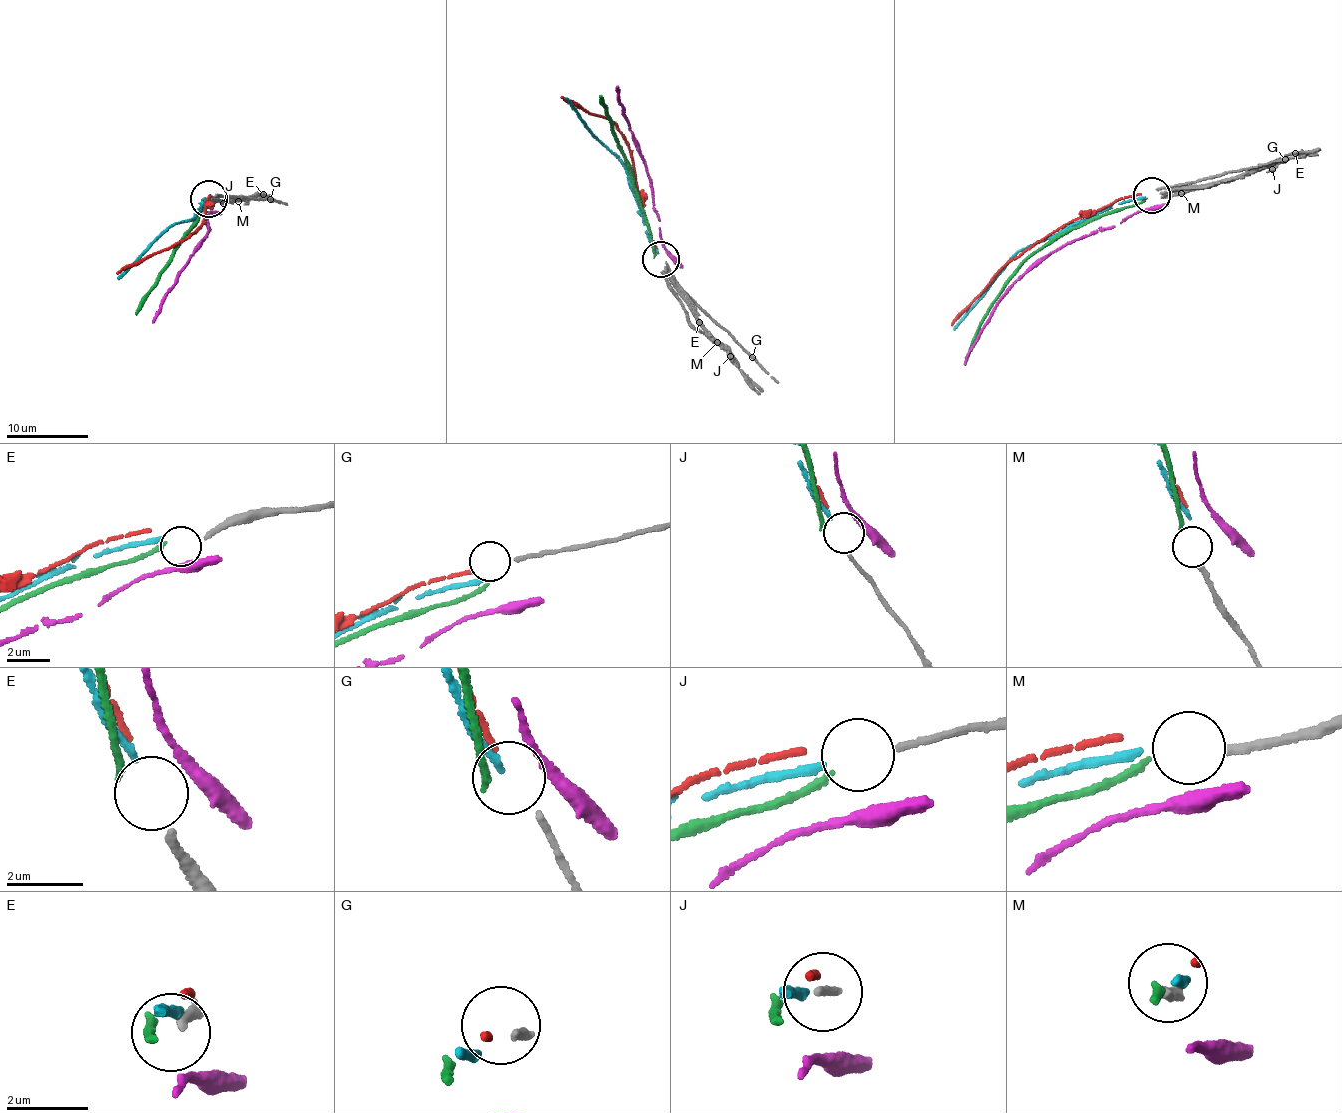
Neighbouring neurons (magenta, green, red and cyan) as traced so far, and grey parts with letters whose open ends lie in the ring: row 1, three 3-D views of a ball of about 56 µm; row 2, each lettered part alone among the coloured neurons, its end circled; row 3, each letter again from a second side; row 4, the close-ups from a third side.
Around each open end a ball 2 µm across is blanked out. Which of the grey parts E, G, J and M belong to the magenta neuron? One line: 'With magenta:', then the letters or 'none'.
With magenta: none

